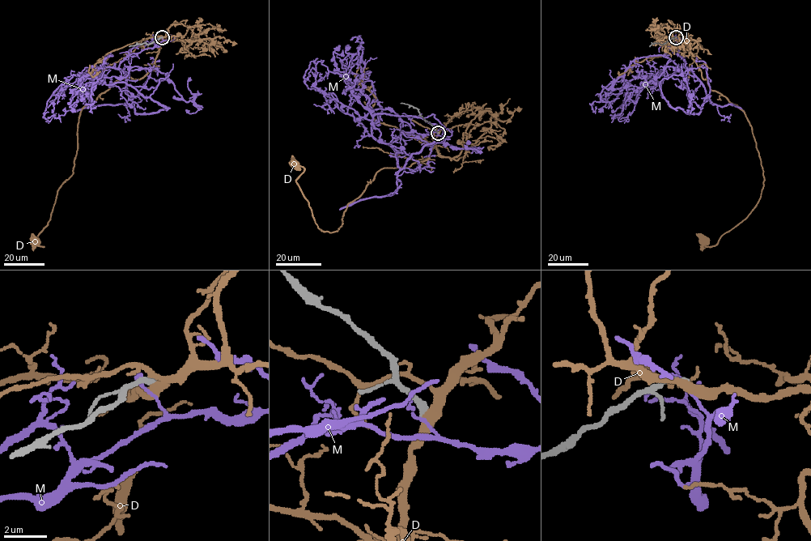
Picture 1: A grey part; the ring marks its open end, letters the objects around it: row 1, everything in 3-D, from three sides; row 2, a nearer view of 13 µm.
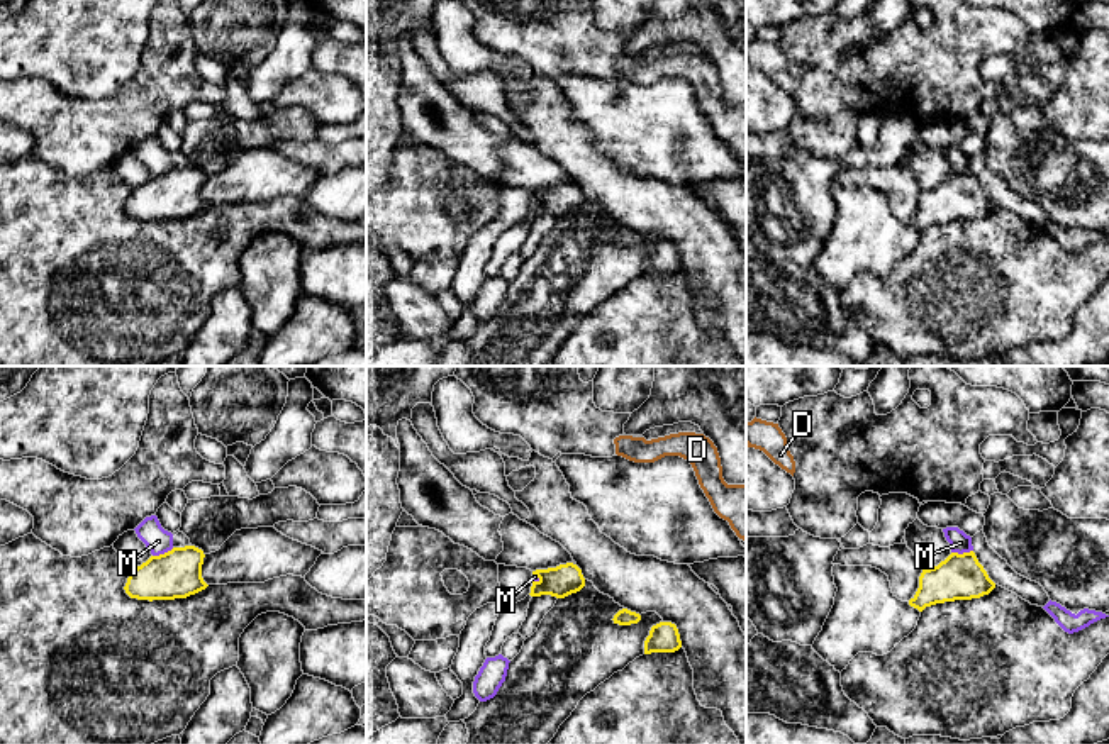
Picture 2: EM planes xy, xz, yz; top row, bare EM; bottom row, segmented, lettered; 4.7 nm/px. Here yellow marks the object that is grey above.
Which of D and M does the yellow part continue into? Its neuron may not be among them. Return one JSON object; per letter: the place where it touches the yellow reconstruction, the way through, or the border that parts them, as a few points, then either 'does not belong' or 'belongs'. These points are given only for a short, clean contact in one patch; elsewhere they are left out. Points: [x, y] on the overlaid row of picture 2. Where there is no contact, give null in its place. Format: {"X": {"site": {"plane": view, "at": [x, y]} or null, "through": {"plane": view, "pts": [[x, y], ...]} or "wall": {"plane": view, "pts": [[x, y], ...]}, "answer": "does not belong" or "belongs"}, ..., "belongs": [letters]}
{"D": {"site": null, "answer": "does not belong"}, "M": {"site": {"plane": "yz", "at": [964, 553]}, "wall": {"plane": "yz", "pts": [[972, 549], [952, 553]]}, "answer": "does not belong"}, "belongs": []}

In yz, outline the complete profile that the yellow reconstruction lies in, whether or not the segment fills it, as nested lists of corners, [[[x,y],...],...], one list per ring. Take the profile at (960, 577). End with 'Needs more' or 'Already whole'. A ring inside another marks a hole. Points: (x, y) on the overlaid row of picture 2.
[[[973,551],[951,552],[938,566],[922,569],[919,588],[909,605],[922,612],[936,603],[980,598],[994,588],[995,583],[989,578]]]. Already whole

